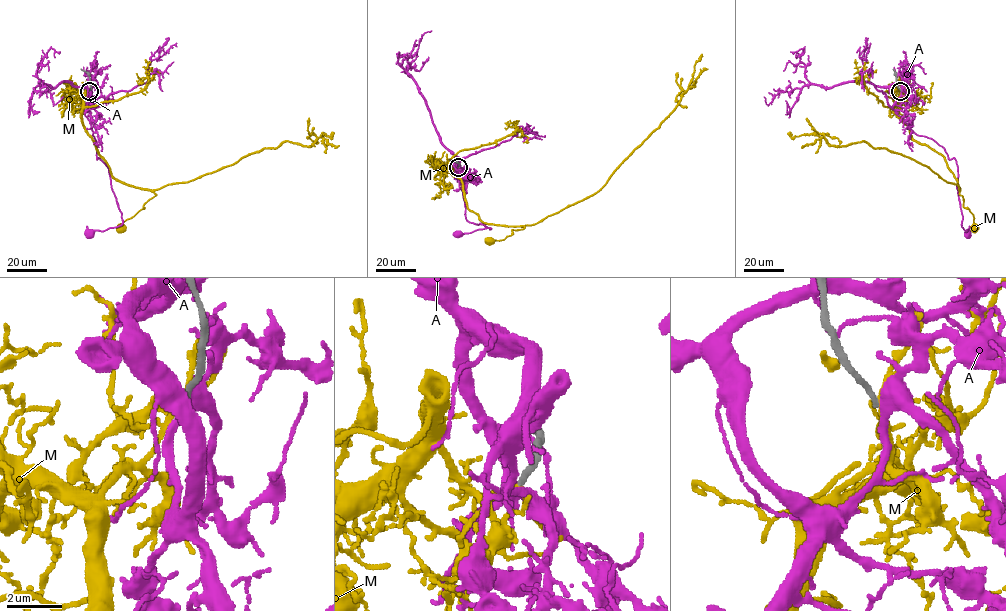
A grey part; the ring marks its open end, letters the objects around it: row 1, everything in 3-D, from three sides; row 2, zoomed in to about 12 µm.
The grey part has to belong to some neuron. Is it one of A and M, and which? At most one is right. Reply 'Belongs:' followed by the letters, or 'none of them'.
Belongs: none of them

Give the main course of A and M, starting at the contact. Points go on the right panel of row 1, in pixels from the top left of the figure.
A: (901, 90), (892, 108), (914, 132), (932, 138), (944, 148), (949, 159), (955, 159), (961, 226), (968, 234)
M: (900, 90), (893, 112), (914, 139), (943, 157), (957, 180), (963, 206), (973, 214), (974, 227)

